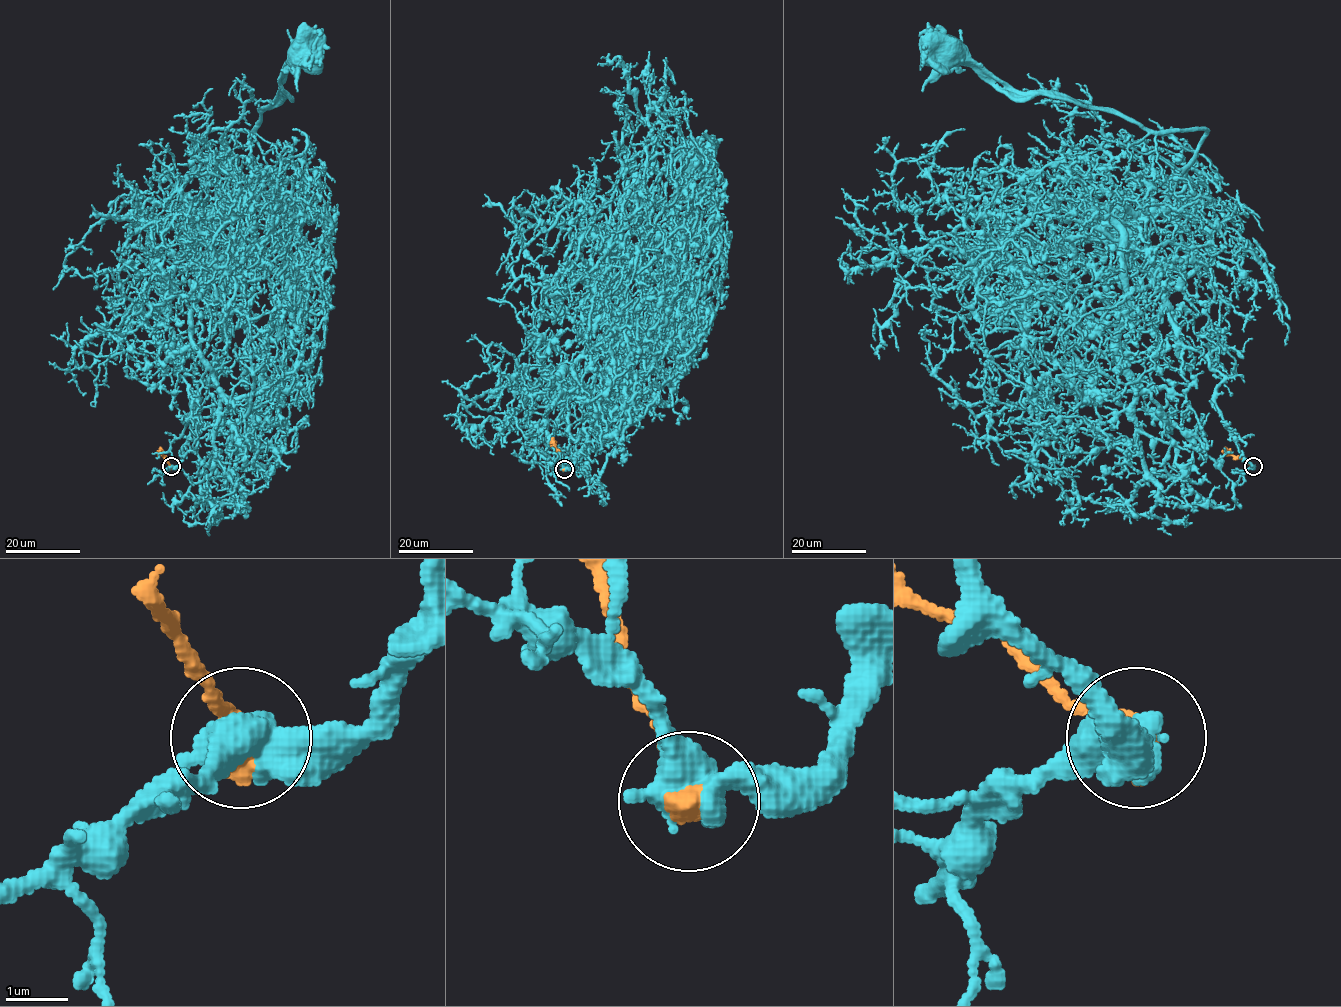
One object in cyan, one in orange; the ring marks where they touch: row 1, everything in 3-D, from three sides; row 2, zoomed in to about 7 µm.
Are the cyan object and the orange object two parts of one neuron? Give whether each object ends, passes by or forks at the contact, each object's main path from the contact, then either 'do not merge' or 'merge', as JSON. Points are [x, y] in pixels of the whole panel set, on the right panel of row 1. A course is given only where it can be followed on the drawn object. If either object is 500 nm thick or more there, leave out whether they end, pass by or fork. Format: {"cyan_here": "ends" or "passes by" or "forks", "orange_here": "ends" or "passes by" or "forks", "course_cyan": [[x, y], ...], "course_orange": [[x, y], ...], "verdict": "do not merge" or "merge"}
{"course_cyan": [[1253, 466], [1215, 404], [1223, 378], [1178, 339], [1133, 236], [1204, 130], [1003, 90], [943, 53]], "course_orange": [[1253, 466], [1221, 451]], "verdict": "do not merge"}

